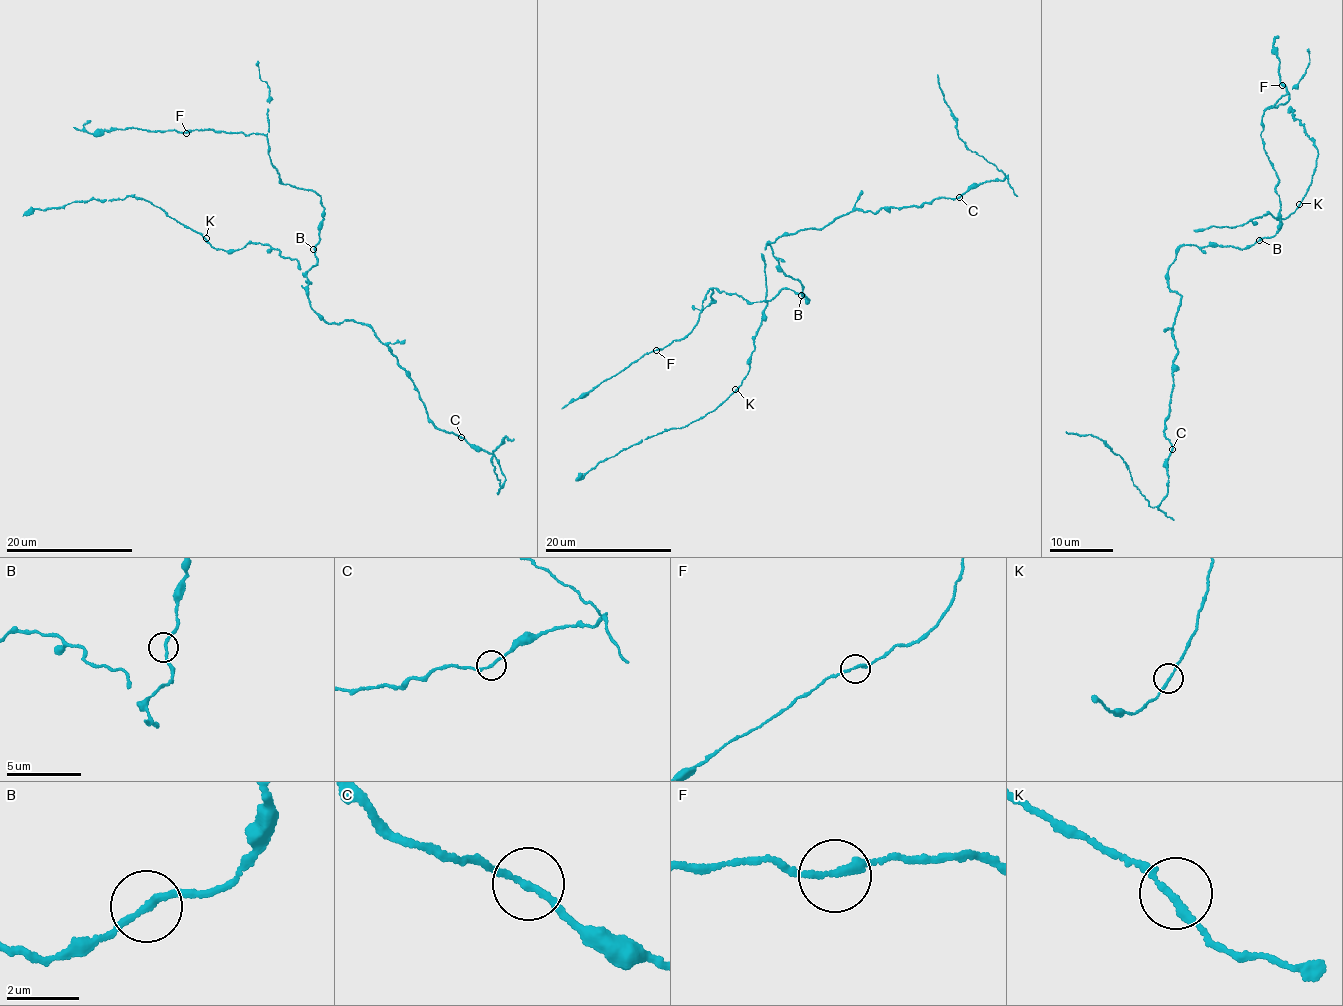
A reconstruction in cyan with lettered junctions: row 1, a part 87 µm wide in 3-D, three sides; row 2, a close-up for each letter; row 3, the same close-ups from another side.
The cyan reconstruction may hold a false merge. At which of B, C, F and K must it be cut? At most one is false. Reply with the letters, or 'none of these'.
none of these

